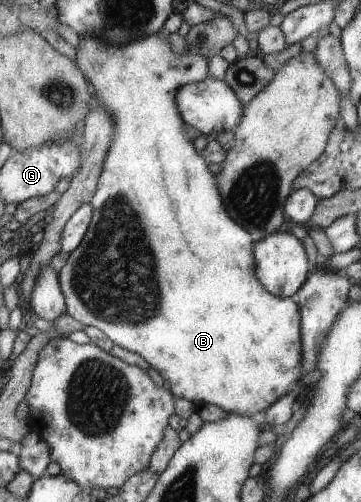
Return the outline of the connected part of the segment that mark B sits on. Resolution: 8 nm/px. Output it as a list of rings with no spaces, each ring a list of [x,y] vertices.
[[[162,30],[150,37],[142,37],[140,41],[130,41],[122,47],[108,45],[92,35],[82,35],[80,45],[76,49],[76,61],[78,61],[78,69],[82,69],[82,74],[88,79],[89,86],[94,91],[98,107],[106,109],[112,115],[114,137],[102,165],[96,193],[90,201],[92,220],[89,229],[80,246],[70,253],[68,262],[58,273],[67,305],[67,314],[86,326],[96,326],[116,345],[145,358],[150,366],[158,369],[164,380],[170,381],[174,397],[184,397],[192,401],[196,407],[208,403],[208,405],[218,405],[224,409],[224,412],[262,416],[273,403],[289,393],[302,376],[301,359],[304,358],[304,353],[301,351],[301,308],[290,296],[276,297],[266,290],[265,286],[258,283],[259,278],[252,257],[252,247],[254,247],[252,234],[229,216],[221,193],[218,191],[217,179],[214,179],[214,175],[208,171],[205,157],[196,151],[192,137],[186,133],[186,123],[182,121],[174,95],[182,85],[196,84],[206,79],[209,58],[202,55],[174,53],[166,33]]]

